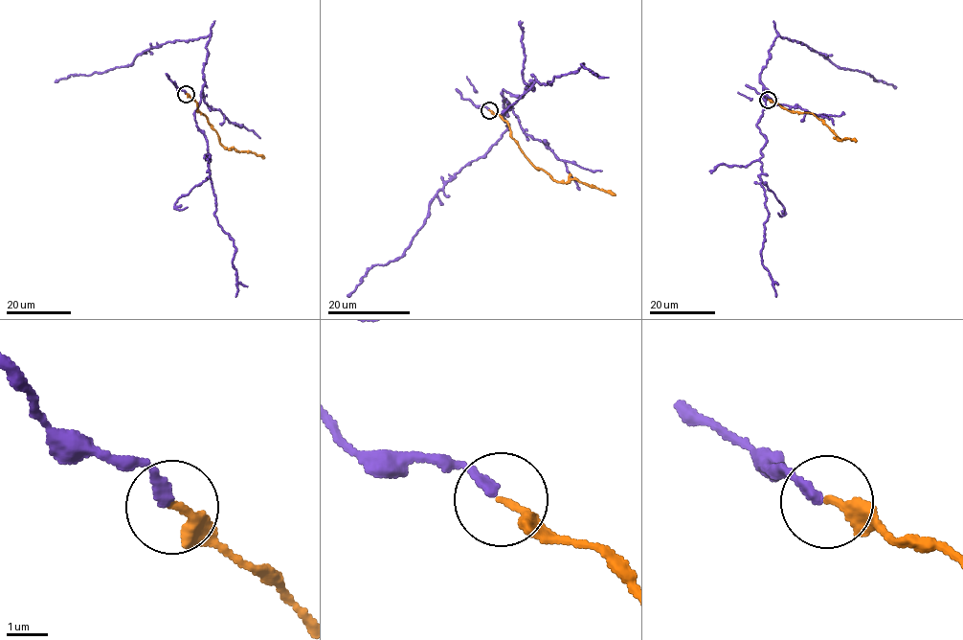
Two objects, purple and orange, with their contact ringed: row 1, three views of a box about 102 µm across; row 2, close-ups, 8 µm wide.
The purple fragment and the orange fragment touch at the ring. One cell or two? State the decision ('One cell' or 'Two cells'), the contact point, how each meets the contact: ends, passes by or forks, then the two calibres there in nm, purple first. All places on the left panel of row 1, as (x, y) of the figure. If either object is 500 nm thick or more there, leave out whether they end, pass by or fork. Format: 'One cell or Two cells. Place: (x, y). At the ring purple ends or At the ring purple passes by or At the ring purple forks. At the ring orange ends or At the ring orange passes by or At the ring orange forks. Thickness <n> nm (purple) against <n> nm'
One cell. Place: (186, 94). At the ring purple ends. At the ring orange ends. Thickness 260 nm (purple) against 220 nm

